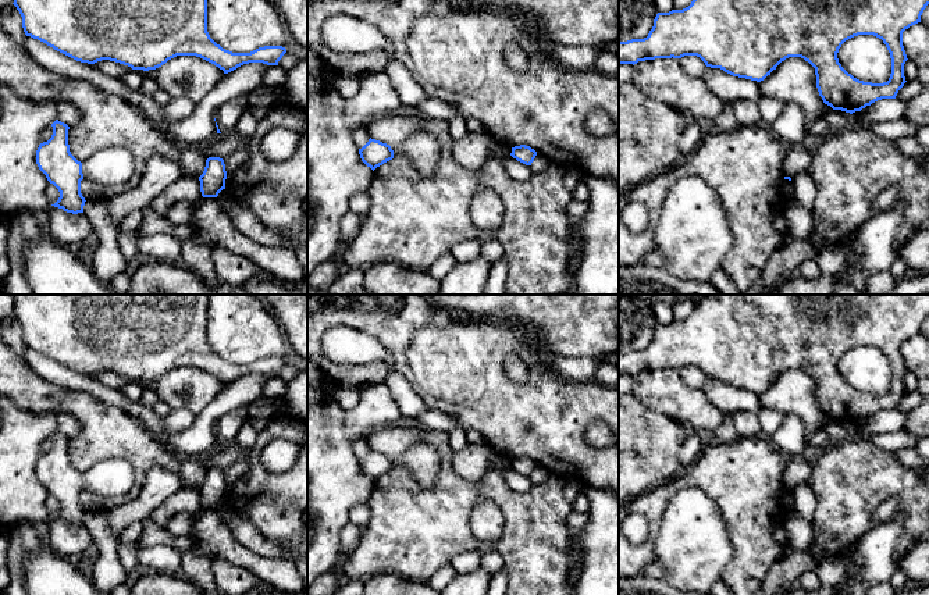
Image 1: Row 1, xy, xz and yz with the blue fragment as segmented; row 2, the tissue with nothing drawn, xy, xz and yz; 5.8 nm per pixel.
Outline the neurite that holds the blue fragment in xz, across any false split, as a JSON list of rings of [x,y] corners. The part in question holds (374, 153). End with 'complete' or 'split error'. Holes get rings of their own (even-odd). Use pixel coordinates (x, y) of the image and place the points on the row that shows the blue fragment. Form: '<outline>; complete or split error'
[[[371,138],[362,149],[359,149],[359,154],[362,161],[373,171],[394,158],[394,150],[389,145]]]; complete

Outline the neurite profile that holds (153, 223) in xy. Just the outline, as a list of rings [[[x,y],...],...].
[[[147,209],[145,211],[145,221],[142,225],[142,231],[145,234],[159,232],[168,234],[179,239],[181,242],[193,236],[191,225],[175,225],[167,220],[167,217],[161,217]]]

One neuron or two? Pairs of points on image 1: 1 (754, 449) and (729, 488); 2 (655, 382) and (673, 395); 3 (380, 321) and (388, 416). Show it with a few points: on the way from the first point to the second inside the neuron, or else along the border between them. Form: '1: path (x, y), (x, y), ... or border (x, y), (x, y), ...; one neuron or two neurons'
1: path (754, 459), (754, 463), (739, 478); one neuron
2: path (659, 387), (669, 395); one neuron
3: border (383, 381), (367, 384), (362, 388); two neurons

